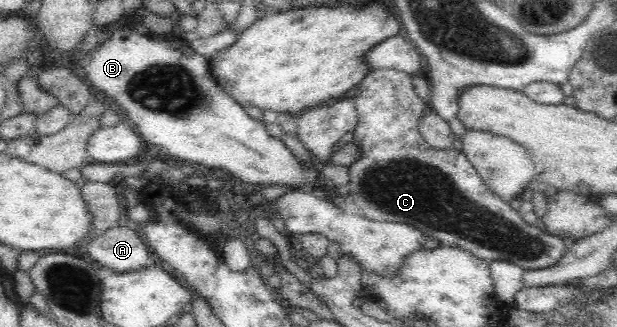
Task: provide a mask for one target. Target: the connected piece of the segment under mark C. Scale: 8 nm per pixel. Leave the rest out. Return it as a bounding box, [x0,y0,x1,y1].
[343,68,566,270]

